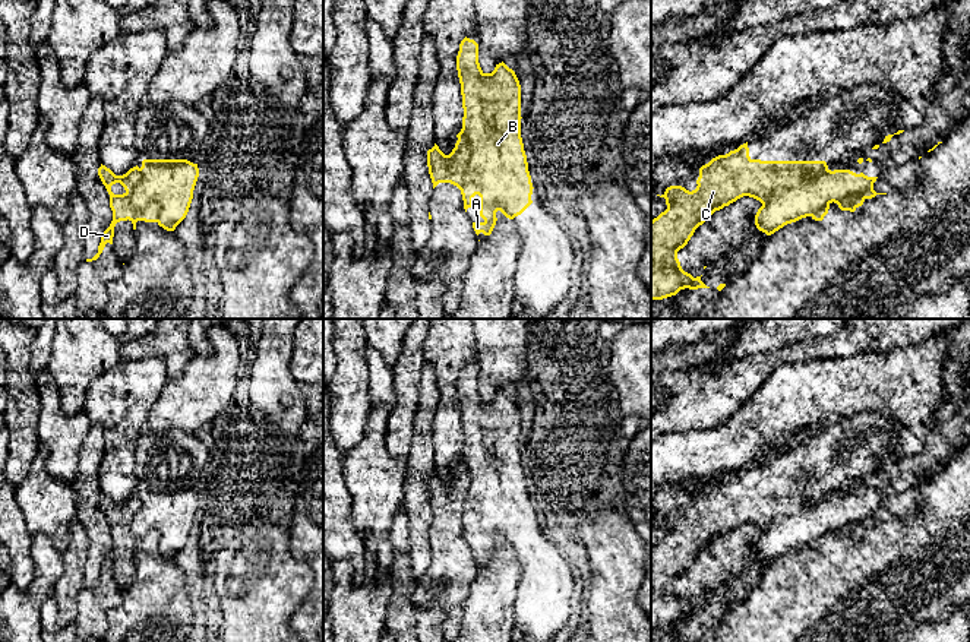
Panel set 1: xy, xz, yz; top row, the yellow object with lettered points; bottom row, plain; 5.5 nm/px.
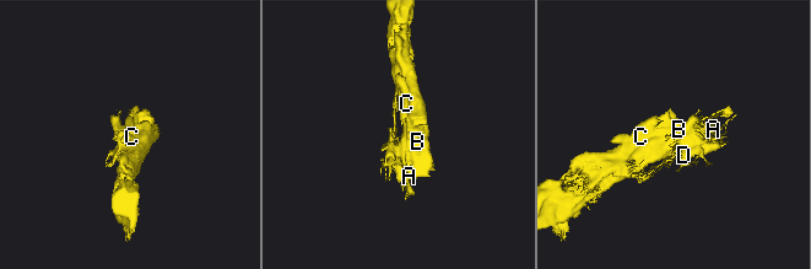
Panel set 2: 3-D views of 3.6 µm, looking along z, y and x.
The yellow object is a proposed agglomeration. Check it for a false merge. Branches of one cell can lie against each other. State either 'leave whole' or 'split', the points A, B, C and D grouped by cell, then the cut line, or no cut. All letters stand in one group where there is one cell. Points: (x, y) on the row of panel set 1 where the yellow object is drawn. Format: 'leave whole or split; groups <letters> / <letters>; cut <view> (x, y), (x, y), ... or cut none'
split; groups A B C / D; cut xy (139, 168), (130, 202), (138, 209), (155, 204), (158, 221)

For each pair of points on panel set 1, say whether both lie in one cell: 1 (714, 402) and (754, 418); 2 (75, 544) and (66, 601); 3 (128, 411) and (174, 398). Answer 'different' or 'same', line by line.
1: different
2: same
3: different

